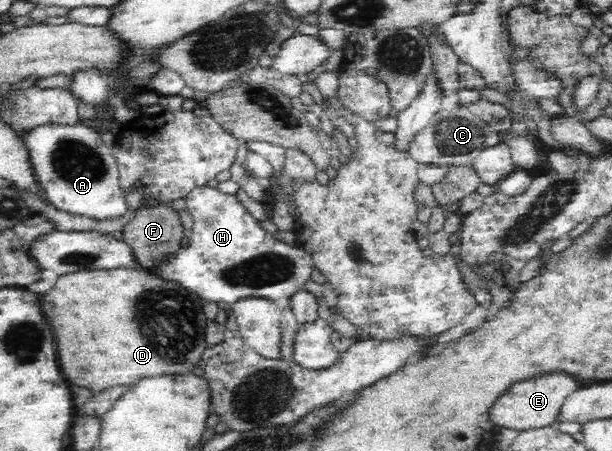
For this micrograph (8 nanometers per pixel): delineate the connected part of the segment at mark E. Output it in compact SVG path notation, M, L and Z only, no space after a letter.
M555 372L545 376L535 376L525 382L517 382L495 401L491 407L489 417L498 428L512 428L518 431L558 426L561 416L561 406L566 402L567 396L571 396L575 390L579 390L579 382L573 375Z

